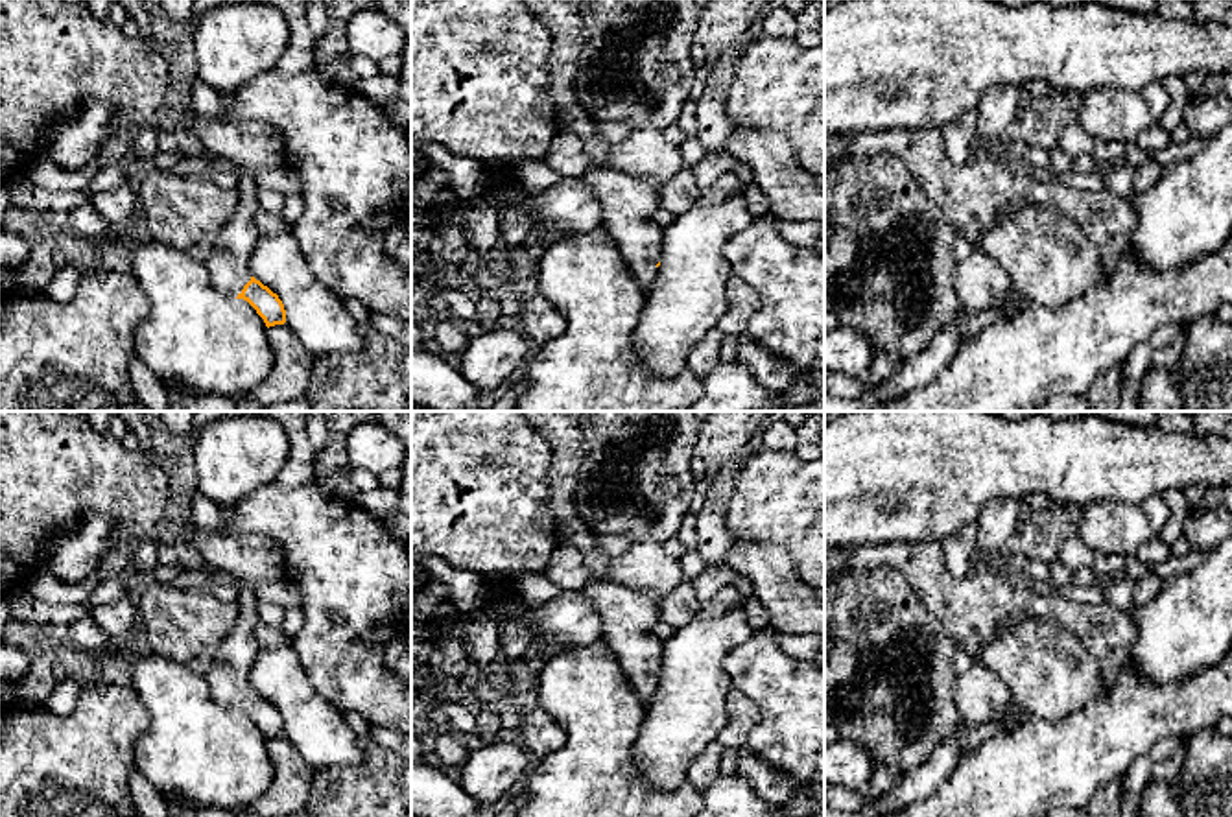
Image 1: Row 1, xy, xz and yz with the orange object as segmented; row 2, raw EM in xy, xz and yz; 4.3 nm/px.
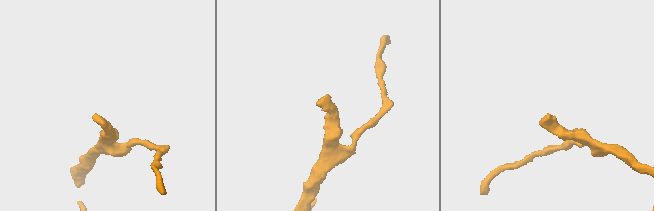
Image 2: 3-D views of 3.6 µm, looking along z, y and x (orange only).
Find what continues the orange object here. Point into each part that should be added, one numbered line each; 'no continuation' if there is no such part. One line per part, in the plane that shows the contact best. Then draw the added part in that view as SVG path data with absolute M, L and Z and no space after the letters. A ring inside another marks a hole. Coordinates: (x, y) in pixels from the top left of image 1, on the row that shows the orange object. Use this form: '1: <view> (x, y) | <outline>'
1: xy (251, 146) | M190 109L192 131L205 151L225 157L238 175L238 208L229 225L218 234L205 266L210 284L221 295L236 299L251 280L249 256L260 238L255 225L258 208L256 175L286 164L280 135L264 122L208 120Z

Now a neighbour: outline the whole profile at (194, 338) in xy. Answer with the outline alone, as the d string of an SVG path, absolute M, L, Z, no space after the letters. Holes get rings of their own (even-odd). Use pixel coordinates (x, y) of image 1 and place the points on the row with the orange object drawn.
M160 242L125 253L124 267L149 302L135 354L184 393L251 395L273 371L267 326L243 299L216 291L205 262Z

